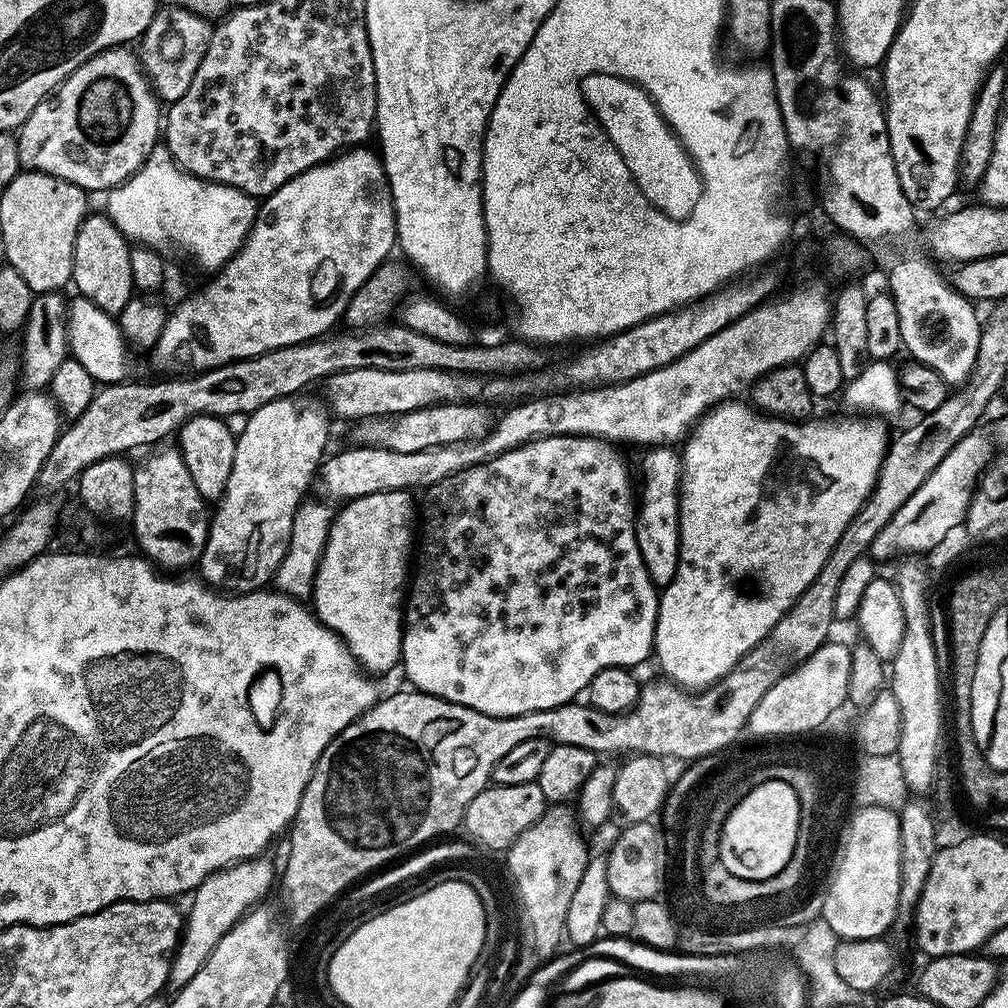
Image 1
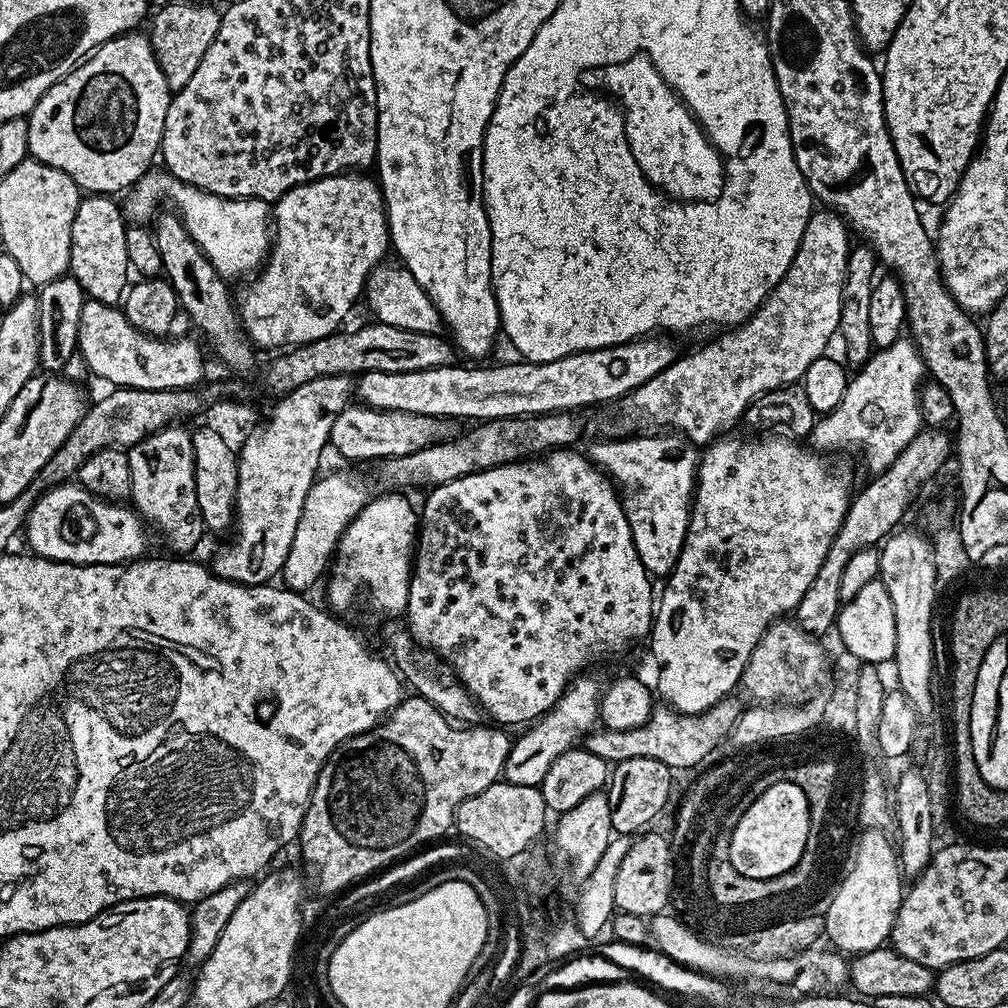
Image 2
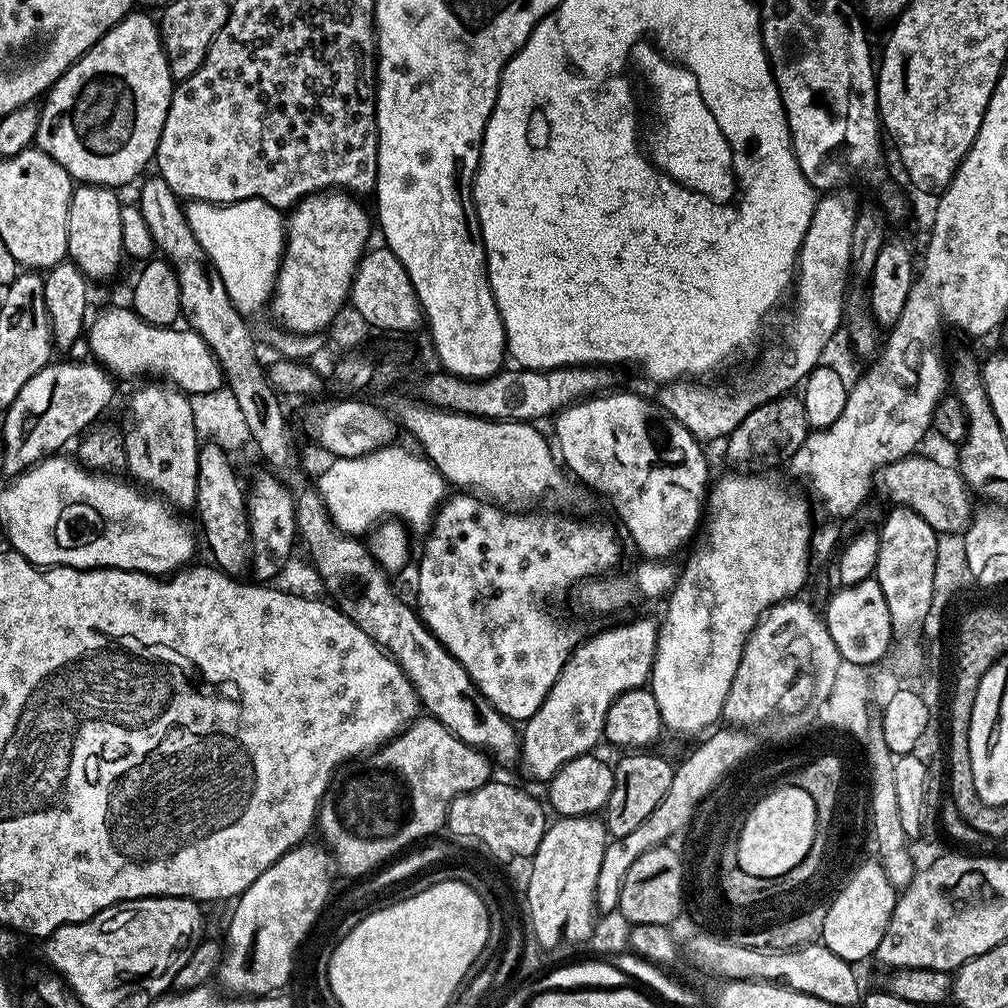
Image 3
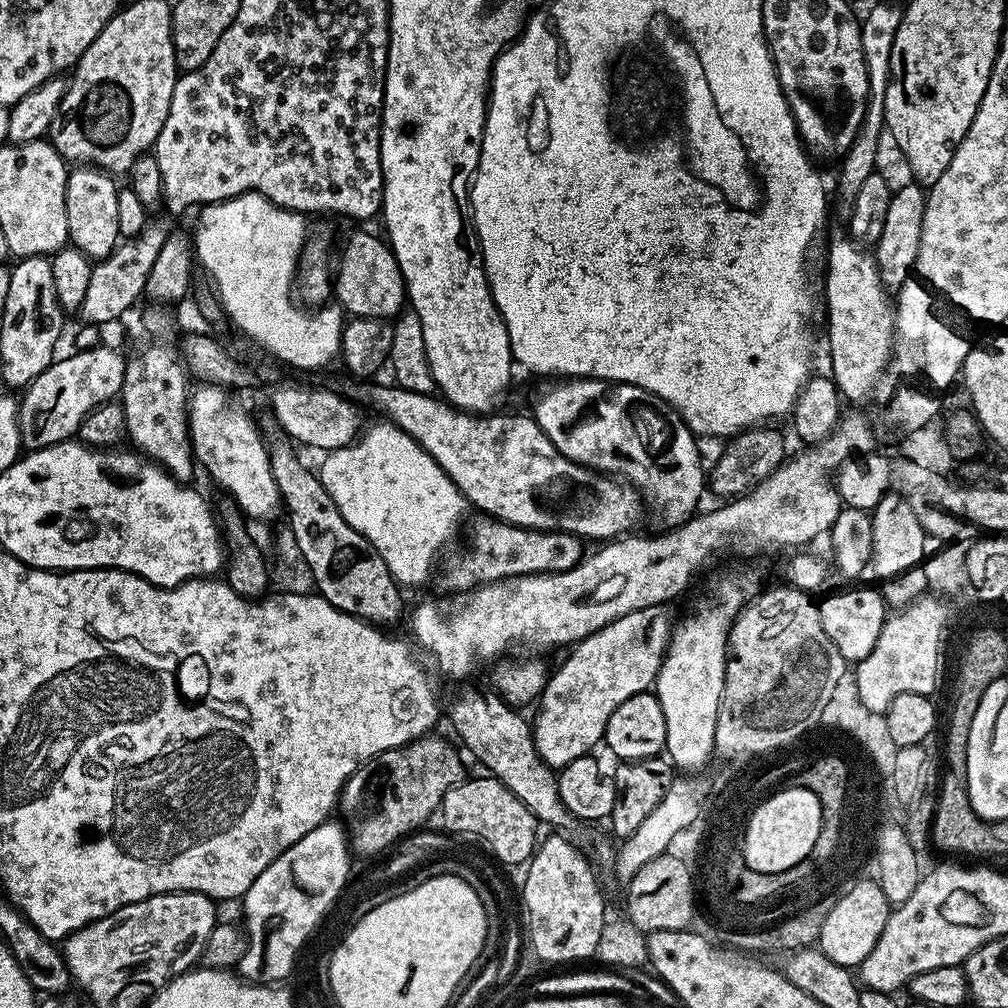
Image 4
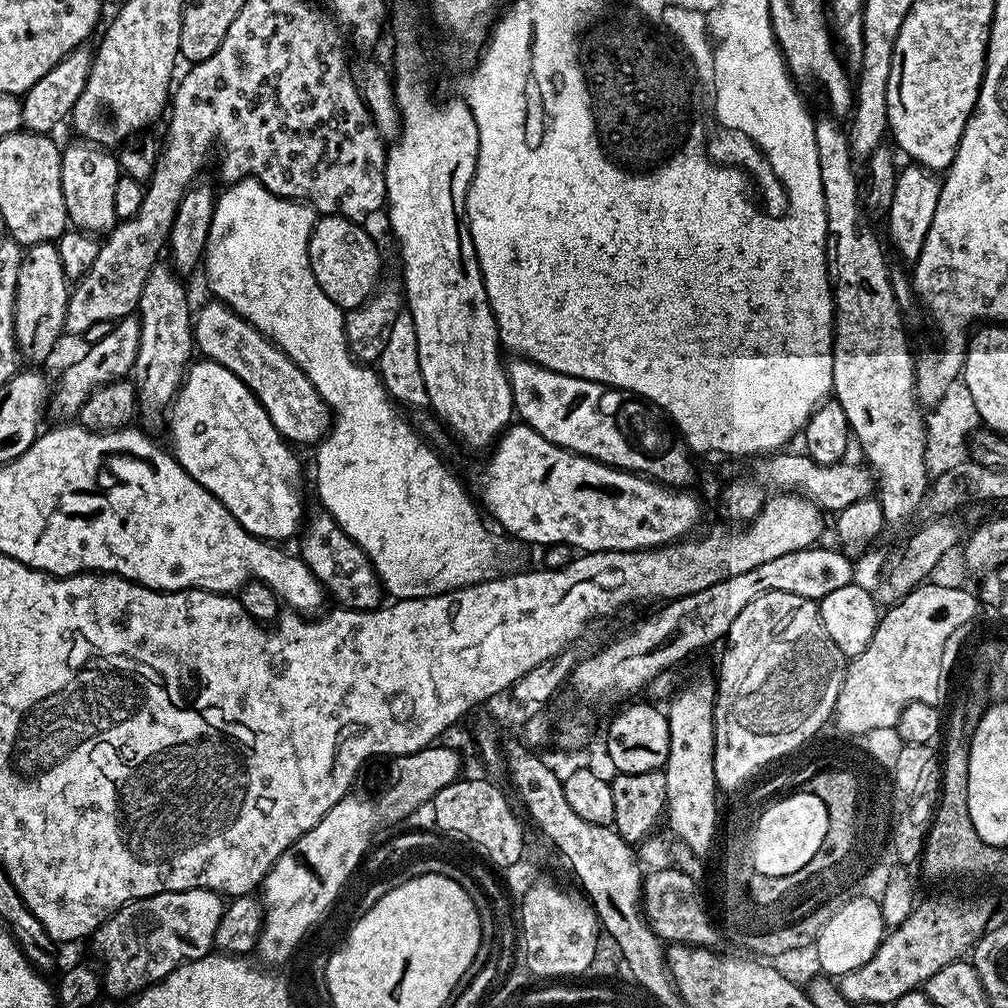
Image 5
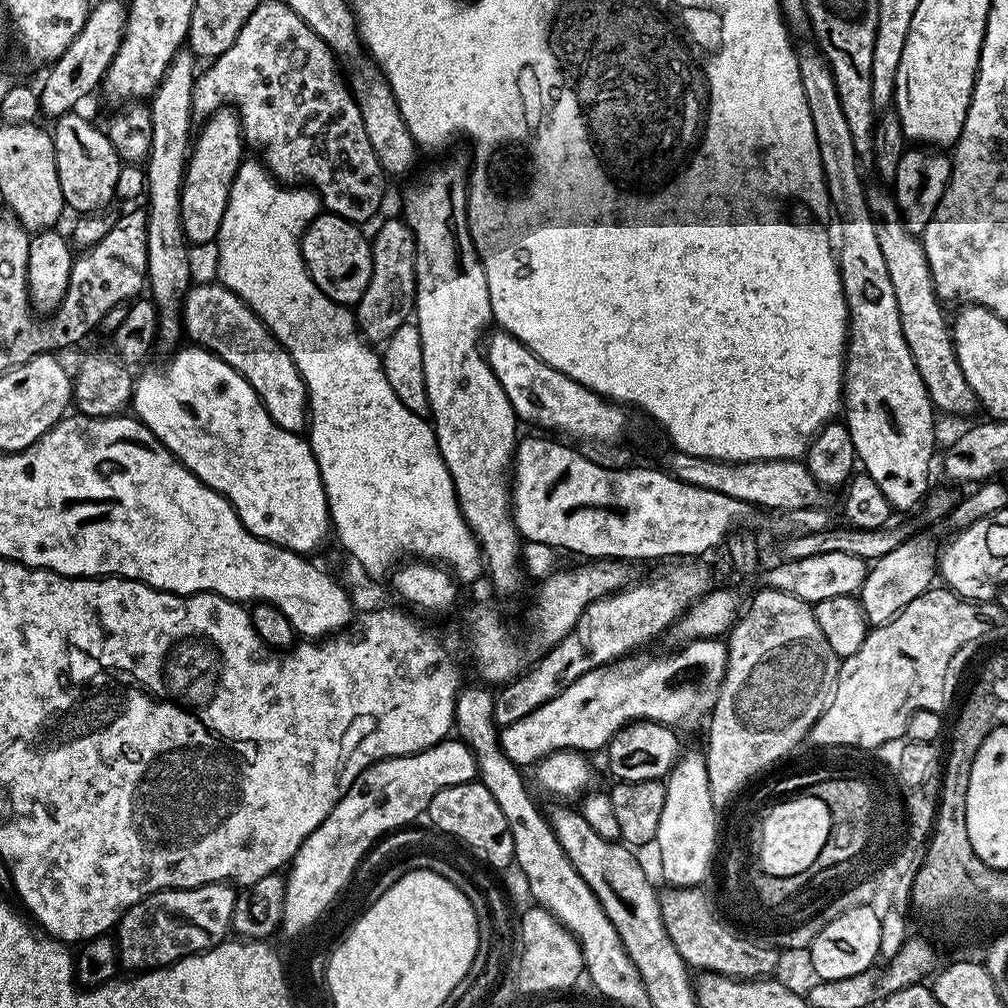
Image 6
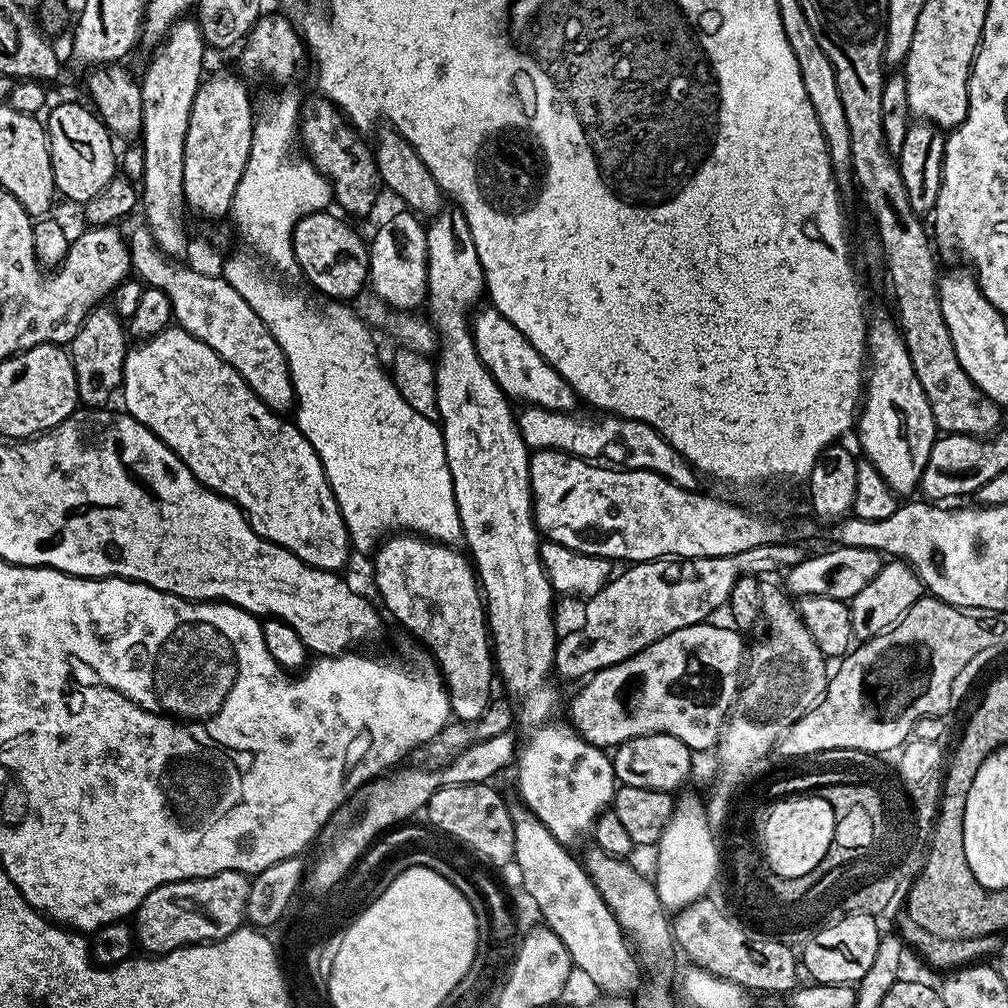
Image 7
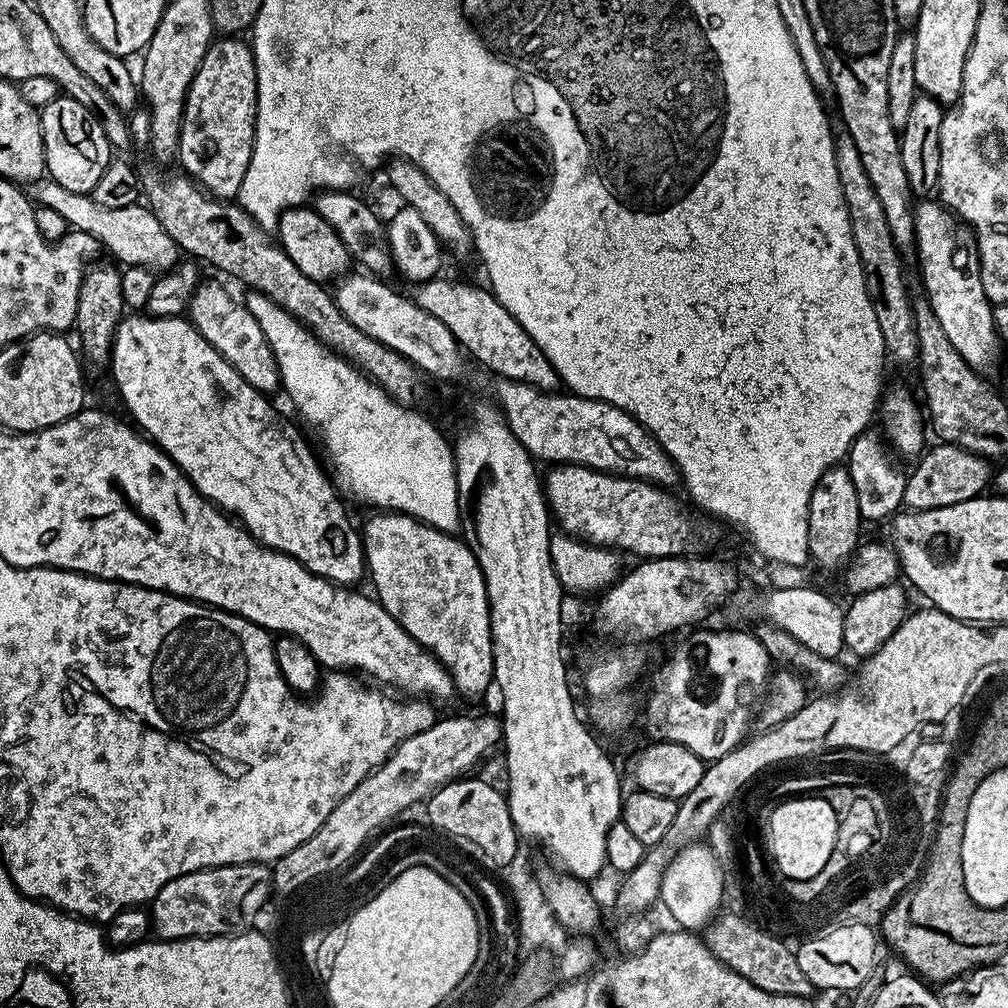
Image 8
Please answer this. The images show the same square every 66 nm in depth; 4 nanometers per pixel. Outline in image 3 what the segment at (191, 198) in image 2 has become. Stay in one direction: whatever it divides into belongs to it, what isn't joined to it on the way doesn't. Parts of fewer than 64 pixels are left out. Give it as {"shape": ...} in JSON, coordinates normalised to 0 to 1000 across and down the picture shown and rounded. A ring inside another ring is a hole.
{"shape":[[[237,198],[231,202],[199,202],[190,200],[185,206],[188,228],[192,228],[192,236],[204,248],[208,260],[216,268],[220,276],[220,284],[224,284],[224,292],[228,292],[228,300],[240,311],[258,310],[267,305],[274,284],[274,273],[278,267],[278,258],[282,254],[284,237],[284,218],[279,207],[268,204],[262,198]]]}

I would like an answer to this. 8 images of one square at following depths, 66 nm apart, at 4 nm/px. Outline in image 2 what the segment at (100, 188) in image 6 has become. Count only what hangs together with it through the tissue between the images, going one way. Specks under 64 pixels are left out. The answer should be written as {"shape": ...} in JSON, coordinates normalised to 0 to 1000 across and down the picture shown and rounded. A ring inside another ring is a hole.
{"shape":[[[87,192],[82,195],[73,212],[73,224],[69,224],[69,260],[67,270],[81,284],[84,295],[89,298],[96,298],[102,302],[118,303],[122,299],[123,291],[129,285],[129,265],[125,250],[125,230],[128,223],[121,209],[120,203],[115,202],[110,193]]]}

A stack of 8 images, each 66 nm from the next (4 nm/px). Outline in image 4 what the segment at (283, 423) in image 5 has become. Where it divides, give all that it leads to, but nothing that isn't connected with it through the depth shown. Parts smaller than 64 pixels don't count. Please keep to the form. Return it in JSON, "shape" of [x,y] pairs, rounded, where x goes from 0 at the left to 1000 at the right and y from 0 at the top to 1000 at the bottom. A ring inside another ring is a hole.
{"shape":[[[280,381],[268,395],[268,407],[287,436],[318,448],[341,444],[354,436],[359,425],[356,404],[318,383]]]}

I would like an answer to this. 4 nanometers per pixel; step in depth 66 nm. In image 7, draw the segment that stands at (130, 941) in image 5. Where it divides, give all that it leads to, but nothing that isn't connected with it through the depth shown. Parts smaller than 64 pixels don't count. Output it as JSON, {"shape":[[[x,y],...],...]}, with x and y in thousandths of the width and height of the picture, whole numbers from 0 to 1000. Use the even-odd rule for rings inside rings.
{"shape":[[[221,865],[199,873],[178,873],[149,883],[133,906],[135,936],[144,945],[163,948],[190,937],[208,937],[235,925],[243,916],[248,873],[241,865]]]}

